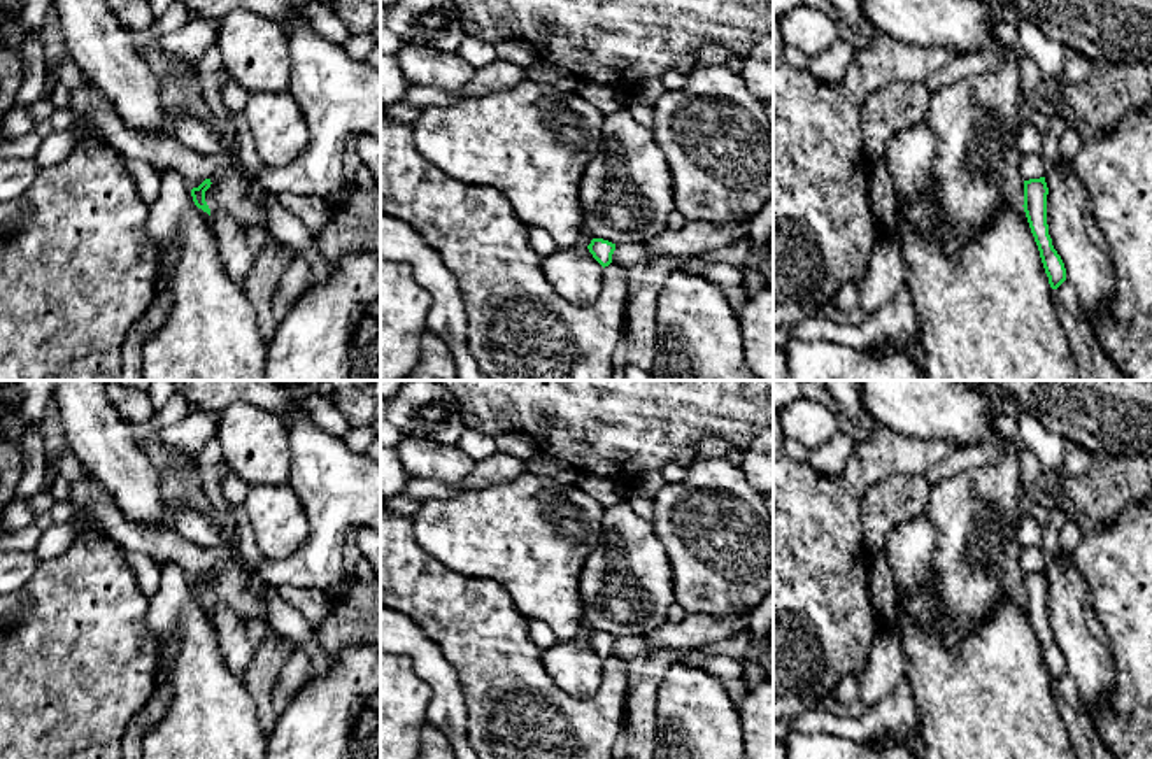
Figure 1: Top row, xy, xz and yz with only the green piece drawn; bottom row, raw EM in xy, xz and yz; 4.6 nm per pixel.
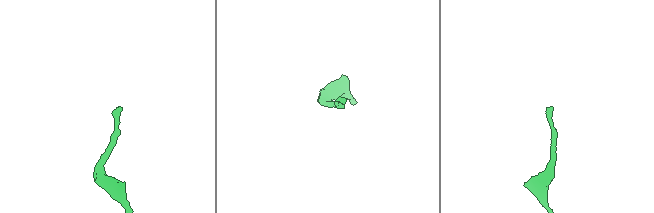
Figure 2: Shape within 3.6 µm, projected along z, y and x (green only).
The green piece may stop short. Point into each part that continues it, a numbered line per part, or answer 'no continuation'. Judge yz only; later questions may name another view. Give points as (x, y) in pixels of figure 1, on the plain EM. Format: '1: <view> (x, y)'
no continuation

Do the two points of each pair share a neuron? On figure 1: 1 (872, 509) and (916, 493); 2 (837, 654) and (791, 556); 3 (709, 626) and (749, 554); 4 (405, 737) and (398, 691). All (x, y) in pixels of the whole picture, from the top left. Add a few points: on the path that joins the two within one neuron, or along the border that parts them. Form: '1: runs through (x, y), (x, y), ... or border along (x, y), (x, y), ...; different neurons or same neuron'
1: runs through (882, 509), (889, 502), (905, 496); same neuron
2: runs through (812, 630), (791, 609), (791, 581); same neuron
3: border along (688, 612), (712, 616), (747, 614); different neurons
4: runs through (398, 726), (398, 702); same neuron

